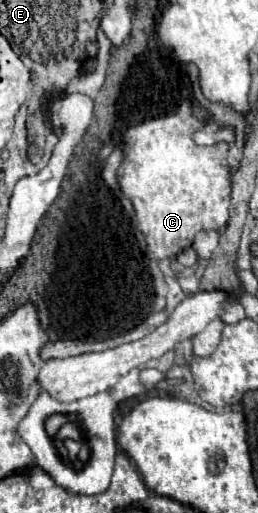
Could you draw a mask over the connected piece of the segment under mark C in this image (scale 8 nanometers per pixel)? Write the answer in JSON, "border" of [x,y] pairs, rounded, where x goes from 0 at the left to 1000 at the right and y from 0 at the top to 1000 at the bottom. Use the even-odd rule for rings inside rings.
{"border":[[[717,193],[671,220],[508,248],[484,263],[477,314],[453,353],[516,396],[531,442],[562,458],[585,505],[655,505],[740,481],[748,462],[795,446],[864,446],[888,427],[895,349],[872,275],[771,287],[740,263],[795,240],[748,228],[740,197]]]}

